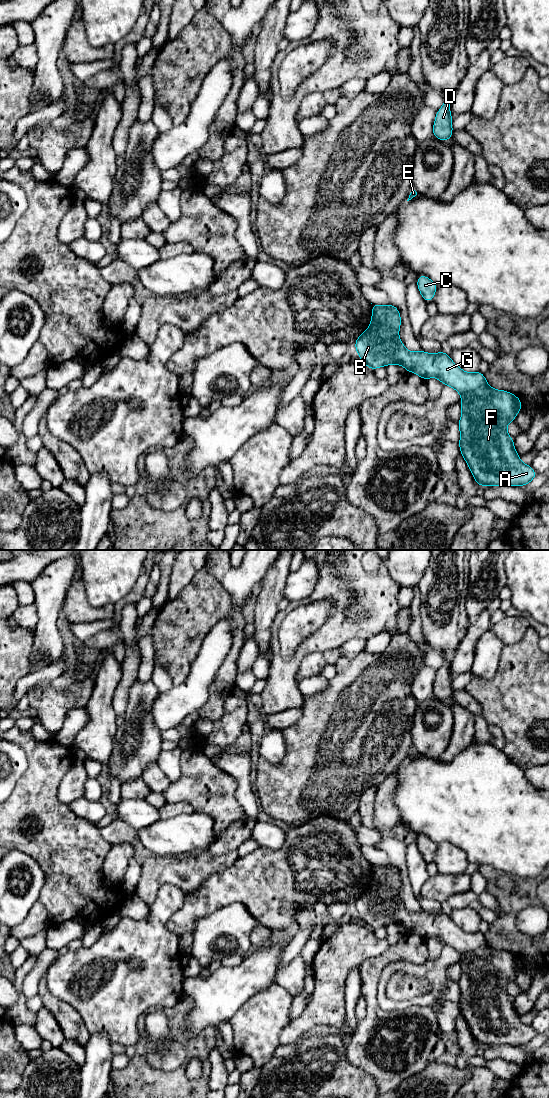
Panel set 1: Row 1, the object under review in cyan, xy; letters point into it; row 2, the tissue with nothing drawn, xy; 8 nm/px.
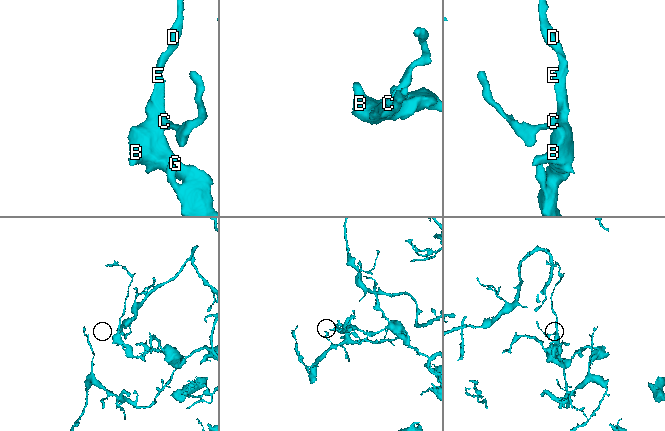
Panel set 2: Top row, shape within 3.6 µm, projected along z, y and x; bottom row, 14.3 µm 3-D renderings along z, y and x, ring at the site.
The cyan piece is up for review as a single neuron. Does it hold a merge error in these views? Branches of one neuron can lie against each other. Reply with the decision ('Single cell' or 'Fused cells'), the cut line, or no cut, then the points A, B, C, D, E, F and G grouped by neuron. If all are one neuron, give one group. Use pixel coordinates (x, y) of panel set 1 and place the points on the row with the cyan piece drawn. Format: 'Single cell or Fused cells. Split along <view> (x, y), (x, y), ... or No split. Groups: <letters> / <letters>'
Single cell. No split. Groups: A B C D E F G

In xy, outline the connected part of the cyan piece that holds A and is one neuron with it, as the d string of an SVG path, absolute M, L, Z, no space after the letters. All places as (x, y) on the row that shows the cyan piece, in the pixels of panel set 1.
M372 304L372 318L368 329L355 341L355 349L363 364L375 370L381 366L398 364L424 380L437 377L443 385L450 386L461 396L462 416L457 422L460 429L459 449L478 486L525 486L537 475L535 470L521 462L514 447L514 440L507 432L507 425L515 421L522 409L521 400L505 390L491 388L480 371L467 373L459 368L443 350L435 355L423 350L408 351L399 339L401 317L392 304Z

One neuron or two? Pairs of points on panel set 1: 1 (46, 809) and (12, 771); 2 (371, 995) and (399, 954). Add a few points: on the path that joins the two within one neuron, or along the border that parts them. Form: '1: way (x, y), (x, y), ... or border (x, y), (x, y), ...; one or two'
1: border (26, 756), (27, 769), (18, 779), (10, 795); two
2: way (371, 983), (371, 973), (387, 958); one

